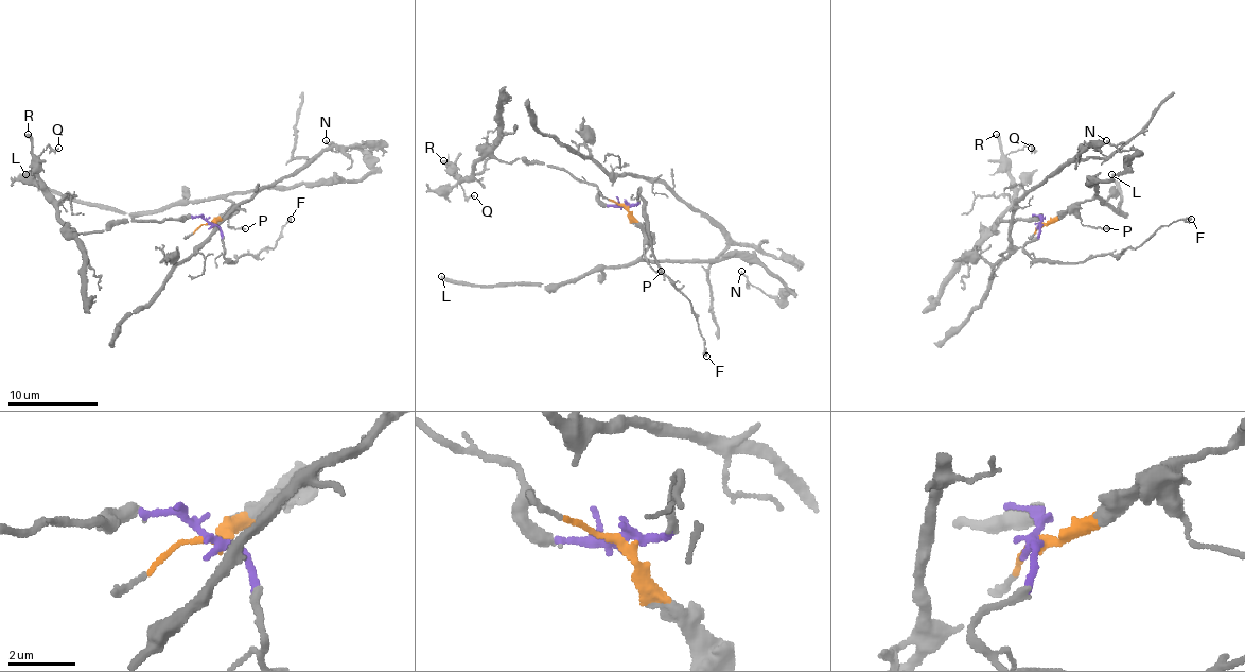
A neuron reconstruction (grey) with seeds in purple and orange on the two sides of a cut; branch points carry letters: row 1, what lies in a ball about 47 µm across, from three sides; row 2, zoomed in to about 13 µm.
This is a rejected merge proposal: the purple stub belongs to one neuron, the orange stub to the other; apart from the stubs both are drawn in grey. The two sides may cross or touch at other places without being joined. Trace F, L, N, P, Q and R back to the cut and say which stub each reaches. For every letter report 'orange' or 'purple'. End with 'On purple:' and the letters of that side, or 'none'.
F: purple
L: orange
N: orange
P: orange
Q: purple
R: purple
On purple: F, Q, R

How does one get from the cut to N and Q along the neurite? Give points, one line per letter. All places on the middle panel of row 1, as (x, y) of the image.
N: (626, 205), (628, 217), (648, 245), (644, 259), (758, 259), (786, 293), (776, 300), (750, 285), (740, 271)
Q: (626, 205), (606, 205), (594, 185), (562, 169), (488, 155), (468, 178), (454, 171), (463, 194), (474, 196)

